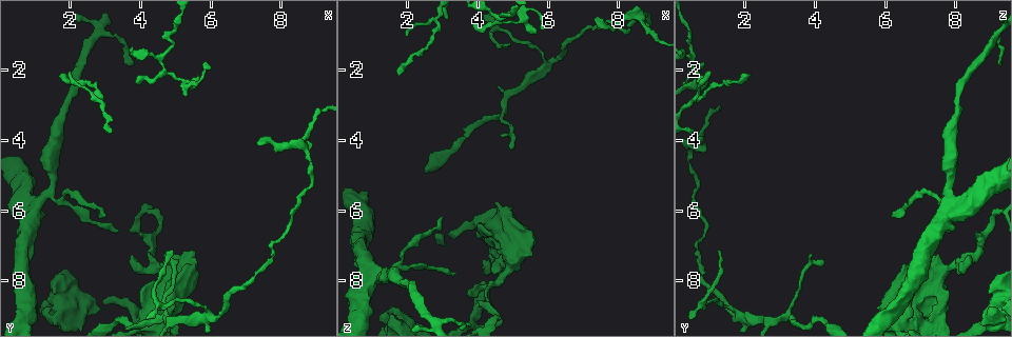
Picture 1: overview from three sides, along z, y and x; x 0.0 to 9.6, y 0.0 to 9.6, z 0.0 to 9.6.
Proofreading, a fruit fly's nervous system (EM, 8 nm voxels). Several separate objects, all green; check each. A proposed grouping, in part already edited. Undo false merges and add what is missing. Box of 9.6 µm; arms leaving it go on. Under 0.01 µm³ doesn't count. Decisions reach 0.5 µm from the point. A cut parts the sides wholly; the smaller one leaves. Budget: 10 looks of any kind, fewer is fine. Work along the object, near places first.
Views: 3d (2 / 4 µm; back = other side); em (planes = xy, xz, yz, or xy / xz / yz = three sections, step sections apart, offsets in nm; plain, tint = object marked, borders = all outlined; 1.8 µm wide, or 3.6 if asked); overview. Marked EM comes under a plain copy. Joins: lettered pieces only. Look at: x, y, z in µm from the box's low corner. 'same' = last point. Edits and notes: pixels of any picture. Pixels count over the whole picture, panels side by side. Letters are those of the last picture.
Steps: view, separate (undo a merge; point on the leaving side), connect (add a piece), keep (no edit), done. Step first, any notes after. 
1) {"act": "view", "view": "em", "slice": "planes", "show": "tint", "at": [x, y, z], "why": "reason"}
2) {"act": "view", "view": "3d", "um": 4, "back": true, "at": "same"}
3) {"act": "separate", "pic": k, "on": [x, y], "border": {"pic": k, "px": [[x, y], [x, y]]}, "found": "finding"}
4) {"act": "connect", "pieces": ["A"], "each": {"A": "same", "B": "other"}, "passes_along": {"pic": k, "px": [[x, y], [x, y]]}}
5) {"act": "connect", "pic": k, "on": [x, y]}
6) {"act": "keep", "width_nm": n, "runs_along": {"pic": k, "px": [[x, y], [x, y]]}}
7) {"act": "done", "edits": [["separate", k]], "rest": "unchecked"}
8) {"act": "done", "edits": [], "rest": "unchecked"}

{"act": "view", "view": "em", "um": 3.6, "slice": "planes", "show": "borders", "at": [0.95, 5.95, 7.85], "why": "calibre changes"}

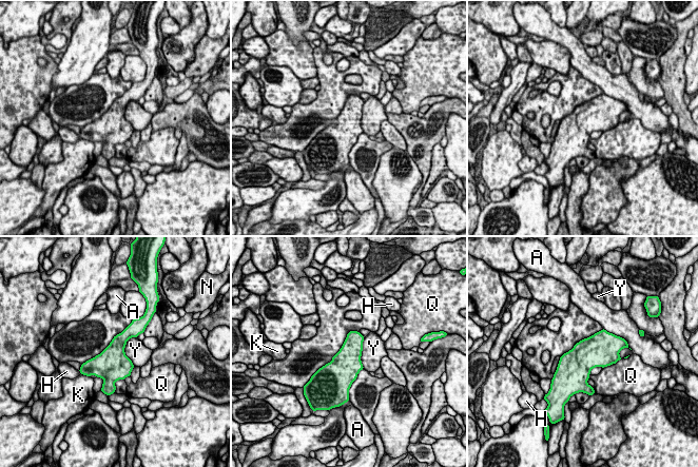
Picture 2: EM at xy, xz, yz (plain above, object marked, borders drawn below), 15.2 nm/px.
{"act": "keep", "each": {"A": "other", "H": "other", "K": "other", "N": "other", "Q": "other", "Y": "other"}, "border": {"pic": 2, "px": [[131, 336], [124, 354], [134, 366]]}, "found": "one neuron here"}

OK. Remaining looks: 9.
{"act": "view", "view": "em", "slice": "xz", "step": 8, "show": "borders", "at": [4.65, 7.30, 3.90], "why": "an open end"}

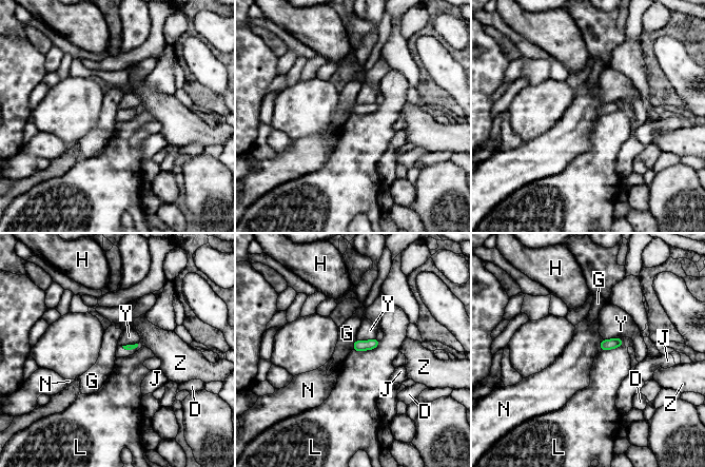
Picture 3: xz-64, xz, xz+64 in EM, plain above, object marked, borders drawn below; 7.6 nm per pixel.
{"act": "keep", "each": {"D": "other", "G": "other", "H": "other", "J": "other", "L": "other", "N": "other", "Y": "other", "Z": "other"}, "border": {"pic": 3, "px": [[379, 342], [372, 349], [353, 350]]}, "found": "no lettered piece goes on from it"}

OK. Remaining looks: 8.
{"act": "view", "view": "em", "um": 3.6, "slice": "planes", "show": "borders", "at": [3.40, 9.05, 4.20], "why": "sudden change in width"}

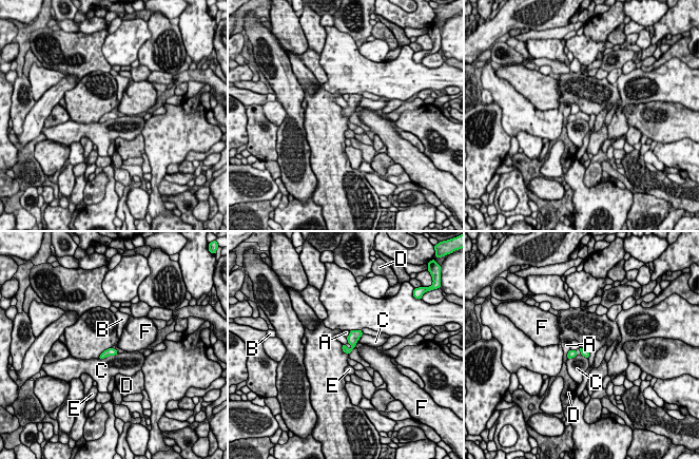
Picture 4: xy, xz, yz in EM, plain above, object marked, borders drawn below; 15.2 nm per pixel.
{"act": "keep", "each": {"A": "other", "B": "other", "C": "other", "D": "other", "E": "other", "F": "other"}, "border": {"pic": 4, "px": [[346, 338], [348, 342]]}, "found": "all the same neuron"}

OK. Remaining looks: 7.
{"act": "view", "view": "3d", "um": 4, "at": [1.55, 8.70, 8.95], "why": "stops while still wide"}

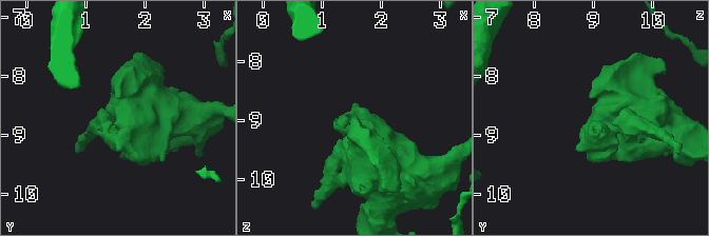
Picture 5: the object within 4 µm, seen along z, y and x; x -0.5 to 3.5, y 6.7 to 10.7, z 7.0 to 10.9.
{"act": "view", "view": "em", "um": 3.6, "slice": "yz", "step": 8, "show": "borders", "at": [1.60, 8.80, 8.95]}

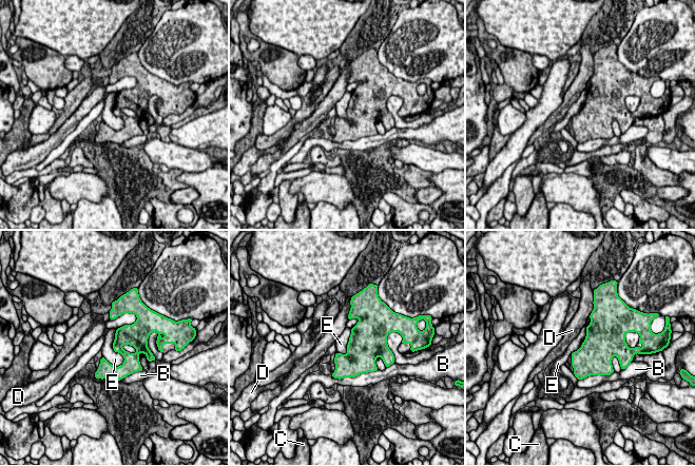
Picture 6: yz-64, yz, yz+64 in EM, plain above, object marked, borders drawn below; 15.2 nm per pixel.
{"act": "view", "view": "em", "um": 3.6, "slice": "planes", "show": "borders", "at": "same"}

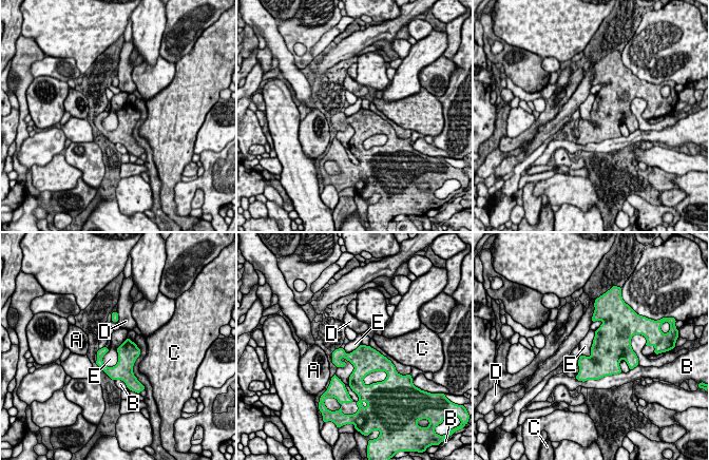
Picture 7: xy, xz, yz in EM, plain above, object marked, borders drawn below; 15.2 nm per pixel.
{"act": "keep", "each": {"A": "other", "B": "other", "C": "other", "D": "other", "E": "other"}, "border": {"pic": 7, "px": [[126, 338], [117, 363], [107, 367]]}, "found": "none of them fits"}

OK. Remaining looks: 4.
{"act": "done", "edits": [], "rest": "unchecked"}

